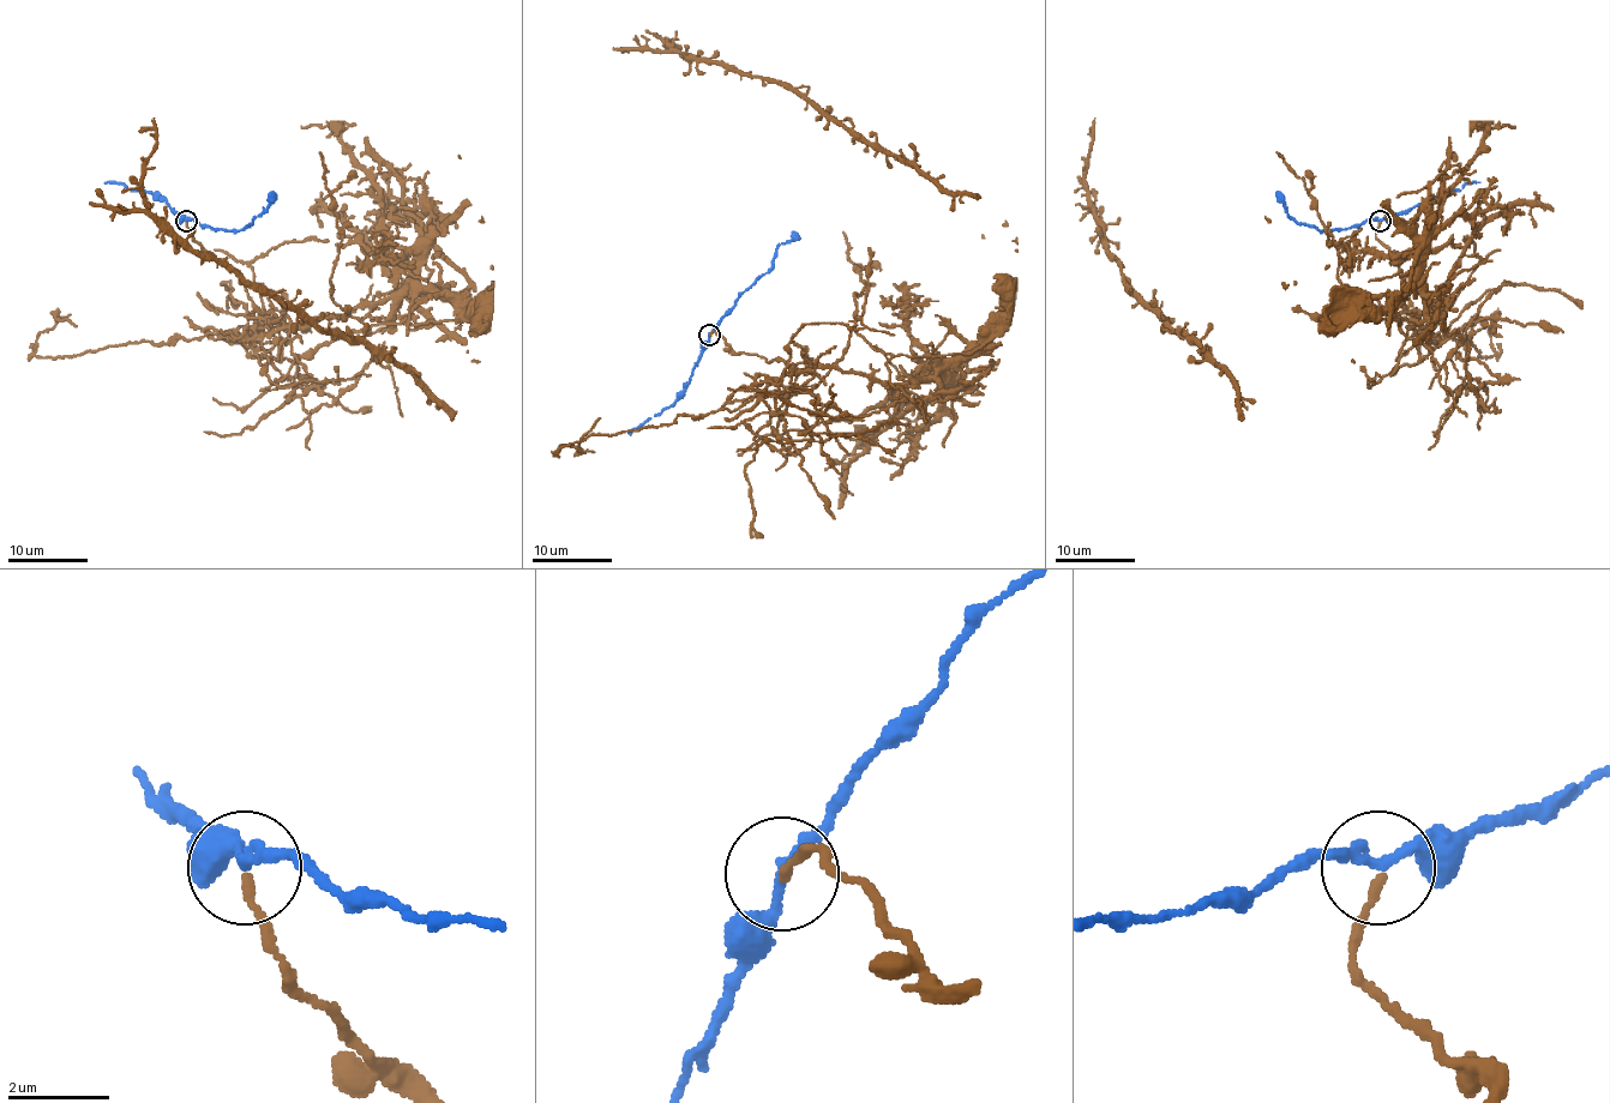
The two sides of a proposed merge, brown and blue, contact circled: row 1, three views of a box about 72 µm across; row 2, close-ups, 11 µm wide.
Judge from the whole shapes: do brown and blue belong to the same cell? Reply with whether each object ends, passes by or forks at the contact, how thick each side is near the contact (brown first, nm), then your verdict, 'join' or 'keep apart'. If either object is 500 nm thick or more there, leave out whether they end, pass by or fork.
brown ends | blue passes by | 180/190 nm | keep apart

